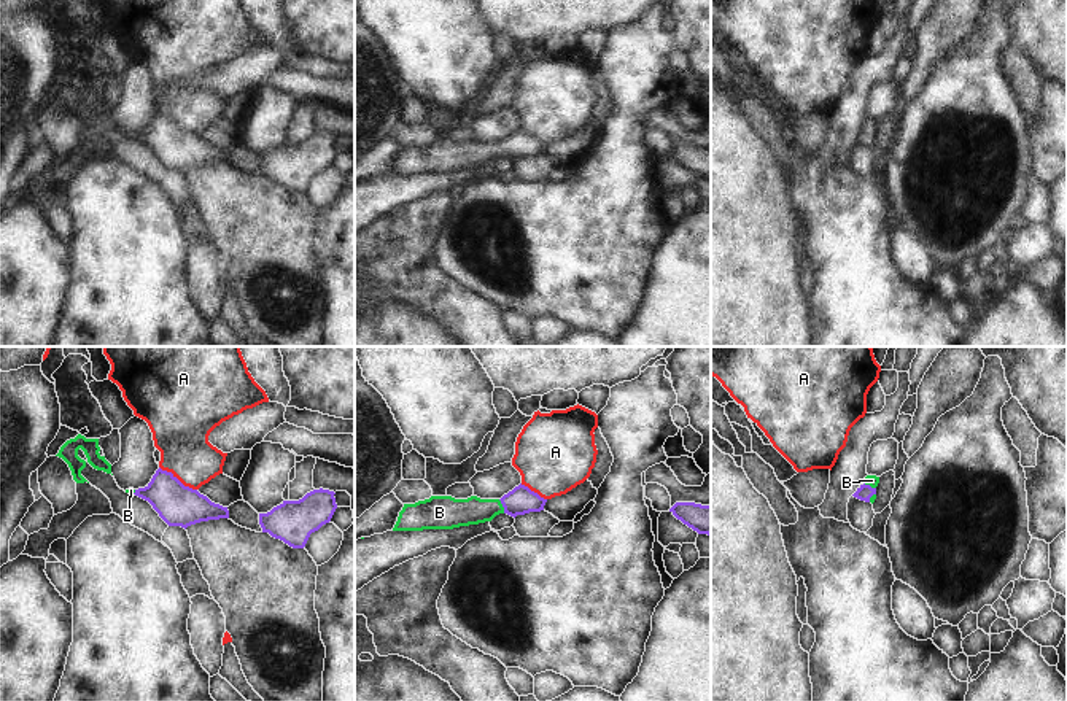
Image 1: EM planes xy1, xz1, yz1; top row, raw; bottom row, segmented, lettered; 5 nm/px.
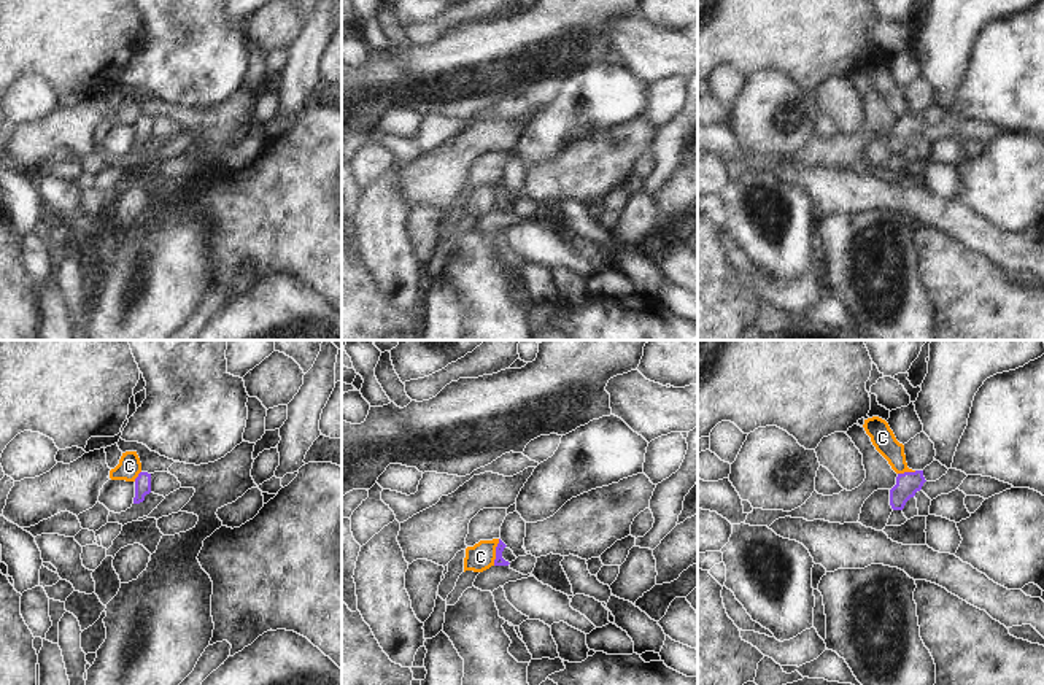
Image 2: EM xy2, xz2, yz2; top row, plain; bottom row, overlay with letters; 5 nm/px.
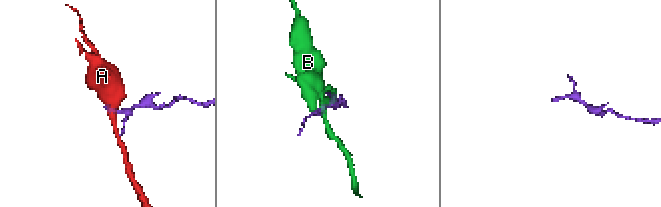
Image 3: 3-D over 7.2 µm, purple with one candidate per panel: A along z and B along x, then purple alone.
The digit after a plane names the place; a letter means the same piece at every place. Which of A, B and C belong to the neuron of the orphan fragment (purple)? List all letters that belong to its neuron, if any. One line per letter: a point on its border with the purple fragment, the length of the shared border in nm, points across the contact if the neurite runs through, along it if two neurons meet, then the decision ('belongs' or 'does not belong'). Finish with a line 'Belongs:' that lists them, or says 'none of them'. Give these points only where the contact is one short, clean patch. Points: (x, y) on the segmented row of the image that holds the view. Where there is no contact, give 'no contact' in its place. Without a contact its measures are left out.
A: meets purple in xy1 at (177, 479); contact 220 nm long; border along xy1 (159, 466), (196, 490); does not belong
B: meets purple in xz1 at (503, 506); contact 80 nm long; runs through xz1 (519, 501), (503, 506), (455, 512); belongs
C: meets purple in xz2 at (496, 552); contact 140 nm long; border along xz2 (499, 539), (493, 565); does not belong
Belongs: B

